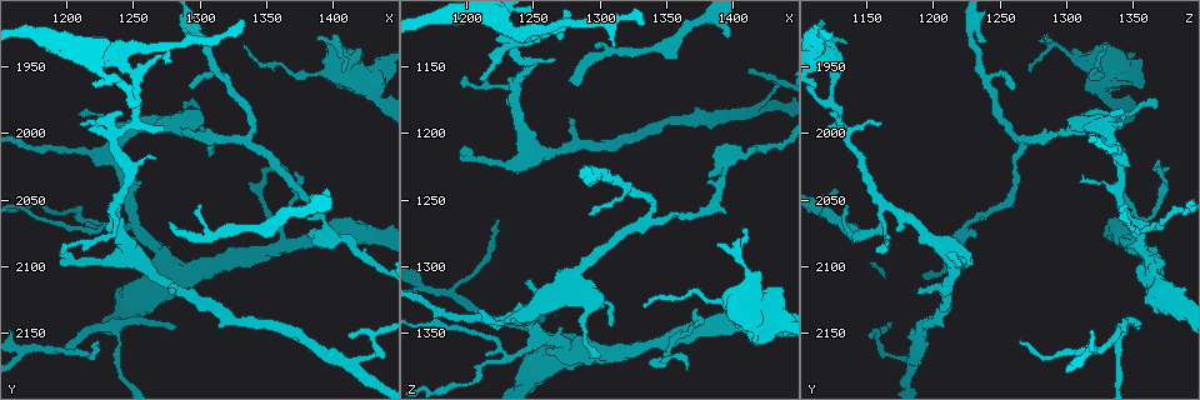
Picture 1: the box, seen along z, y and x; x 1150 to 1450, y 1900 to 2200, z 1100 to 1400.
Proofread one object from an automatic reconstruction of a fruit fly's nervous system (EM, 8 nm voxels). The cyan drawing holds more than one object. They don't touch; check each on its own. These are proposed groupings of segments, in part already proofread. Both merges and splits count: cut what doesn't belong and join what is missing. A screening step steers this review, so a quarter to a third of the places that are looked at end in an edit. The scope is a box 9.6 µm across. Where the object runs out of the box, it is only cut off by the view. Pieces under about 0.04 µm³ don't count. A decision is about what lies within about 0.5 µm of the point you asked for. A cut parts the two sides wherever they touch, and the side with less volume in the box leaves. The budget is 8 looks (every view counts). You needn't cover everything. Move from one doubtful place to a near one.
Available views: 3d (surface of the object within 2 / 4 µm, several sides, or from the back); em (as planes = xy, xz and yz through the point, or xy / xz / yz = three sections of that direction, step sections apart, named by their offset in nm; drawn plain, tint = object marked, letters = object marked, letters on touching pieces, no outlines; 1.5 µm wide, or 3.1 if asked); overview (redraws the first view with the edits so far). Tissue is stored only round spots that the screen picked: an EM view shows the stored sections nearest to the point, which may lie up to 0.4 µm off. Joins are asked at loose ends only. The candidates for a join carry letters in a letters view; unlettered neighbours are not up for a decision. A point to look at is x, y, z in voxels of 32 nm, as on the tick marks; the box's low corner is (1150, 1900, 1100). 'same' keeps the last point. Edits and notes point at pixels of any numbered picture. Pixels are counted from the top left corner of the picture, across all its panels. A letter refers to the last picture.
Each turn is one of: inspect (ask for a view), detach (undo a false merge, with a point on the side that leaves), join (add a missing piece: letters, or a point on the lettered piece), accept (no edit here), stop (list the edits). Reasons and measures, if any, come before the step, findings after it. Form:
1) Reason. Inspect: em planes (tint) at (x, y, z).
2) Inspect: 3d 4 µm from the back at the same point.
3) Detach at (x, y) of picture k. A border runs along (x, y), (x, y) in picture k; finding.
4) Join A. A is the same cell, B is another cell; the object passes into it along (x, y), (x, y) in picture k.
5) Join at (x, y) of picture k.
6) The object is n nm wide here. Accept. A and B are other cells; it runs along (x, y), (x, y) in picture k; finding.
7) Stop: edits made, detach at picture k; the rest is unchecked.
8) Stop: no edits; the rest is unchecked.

Branch stops here. Inspect: em xz step 4 (plain) at (1302, 2056, 1134).

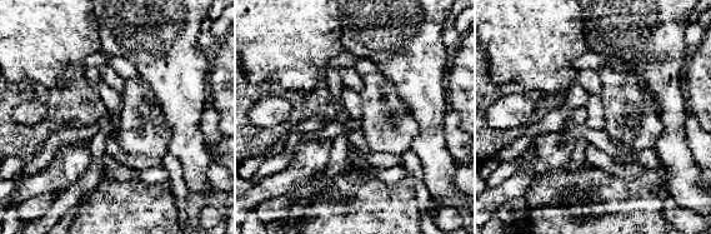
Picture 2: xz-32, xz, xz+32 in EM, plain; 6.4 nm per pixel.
Inspect: em xz step 4 (letters) at the same point.

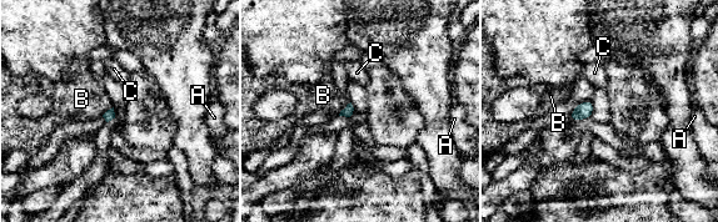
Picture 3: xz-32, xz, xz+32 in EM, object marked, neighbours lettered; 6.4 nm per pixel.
Accept. A, B and C are other cells; a border runs along (350, 102), (338, 115) in picture 3; no lettered piece goes on from it.

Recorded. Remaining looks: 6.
Thick turns thin. Inspect: em xz step 4 (letters) at (1288, 1998, 1300).

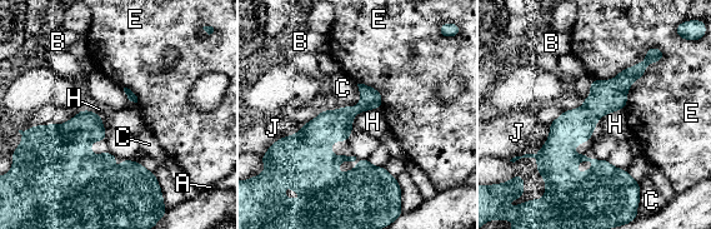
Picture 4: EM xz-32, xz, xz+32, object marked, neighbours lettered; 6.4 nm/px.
The object is 80 nm wide here. Accept. A, B, C, E, H and J are other cells; it runs along (649, 58), (566, 138), (591, 187) in picture 4; one neuron here.

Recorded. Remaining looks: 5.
Tapers out. Inspect: 3d 4 µm at (1208, 1994, 1160).

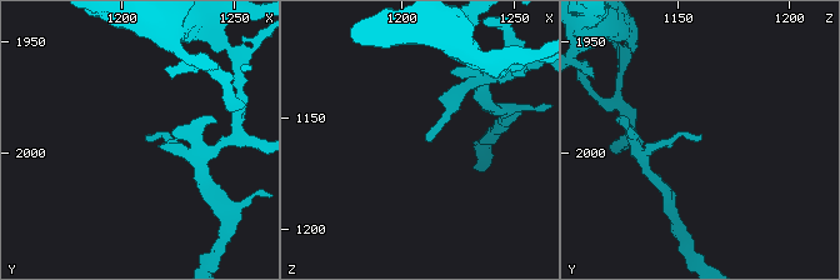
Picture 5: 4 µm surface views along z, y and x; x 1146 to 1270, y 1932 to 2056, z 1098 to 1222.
Inspect: em planes (letters) at (1212, 1994, 1160).

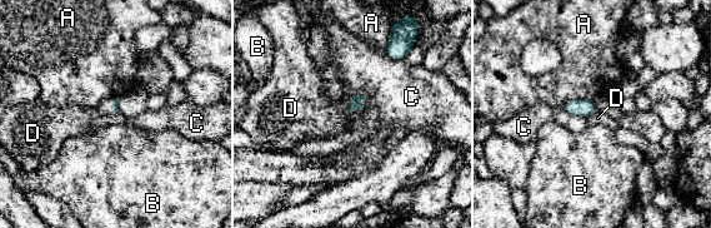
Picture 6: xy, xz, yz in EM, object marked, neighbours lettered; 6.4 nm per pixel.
Accept. A, B, C and D are other cells; a border runs along (345, 99), (353, 112), (361, 113) in picture 6; no lettered piece goes on from it.

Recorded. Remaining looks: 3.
Stop: no edits; the rest is unchecked.

